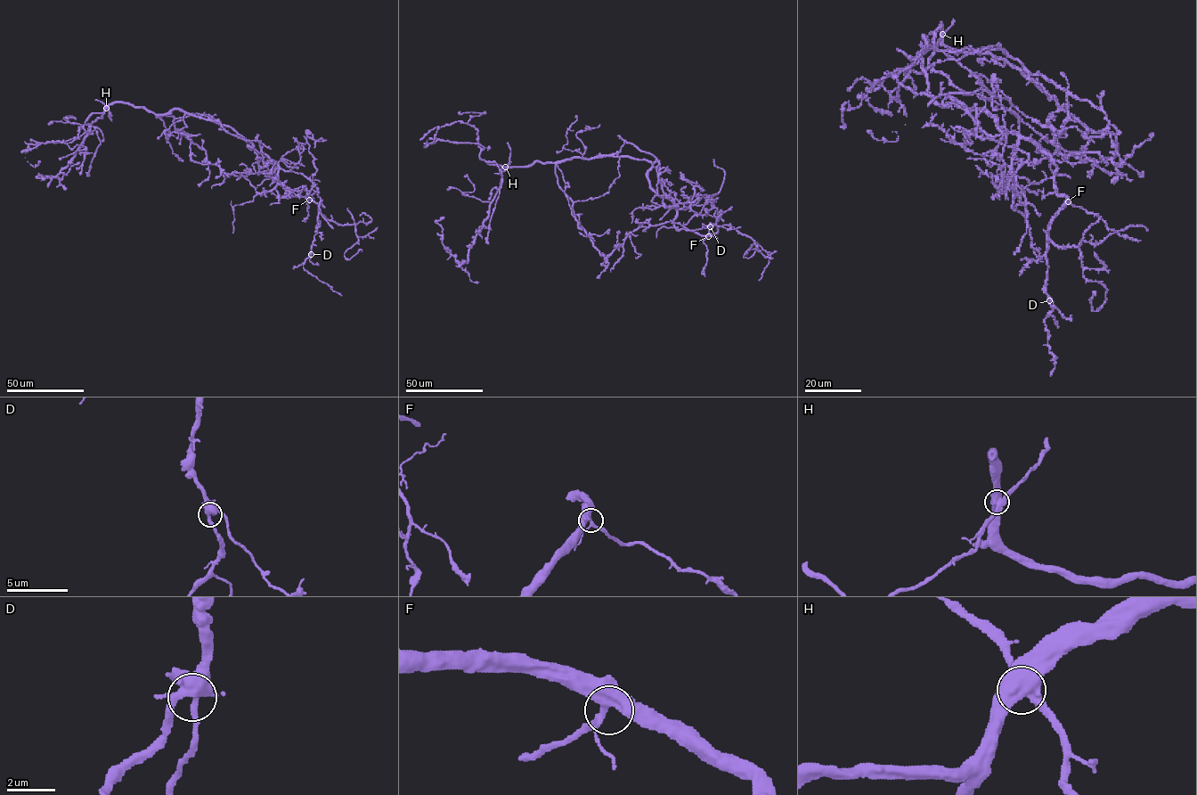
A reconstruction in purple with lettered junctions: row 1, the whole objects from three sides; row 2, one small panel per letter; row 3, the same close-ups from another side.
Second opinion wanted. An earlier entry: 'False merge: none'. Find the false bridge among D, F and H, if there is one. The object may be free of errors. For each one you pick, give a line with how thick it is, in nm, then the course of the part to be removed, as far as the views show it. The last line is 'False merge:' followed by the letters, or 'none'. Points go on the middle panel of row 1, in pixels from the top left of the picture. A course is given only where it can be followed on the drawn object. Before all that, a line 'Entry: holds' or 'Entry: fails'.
Entry: fails
H: calibre 650 nm; course (505, 168), (510, 152), (507, 143)
False merge: H

